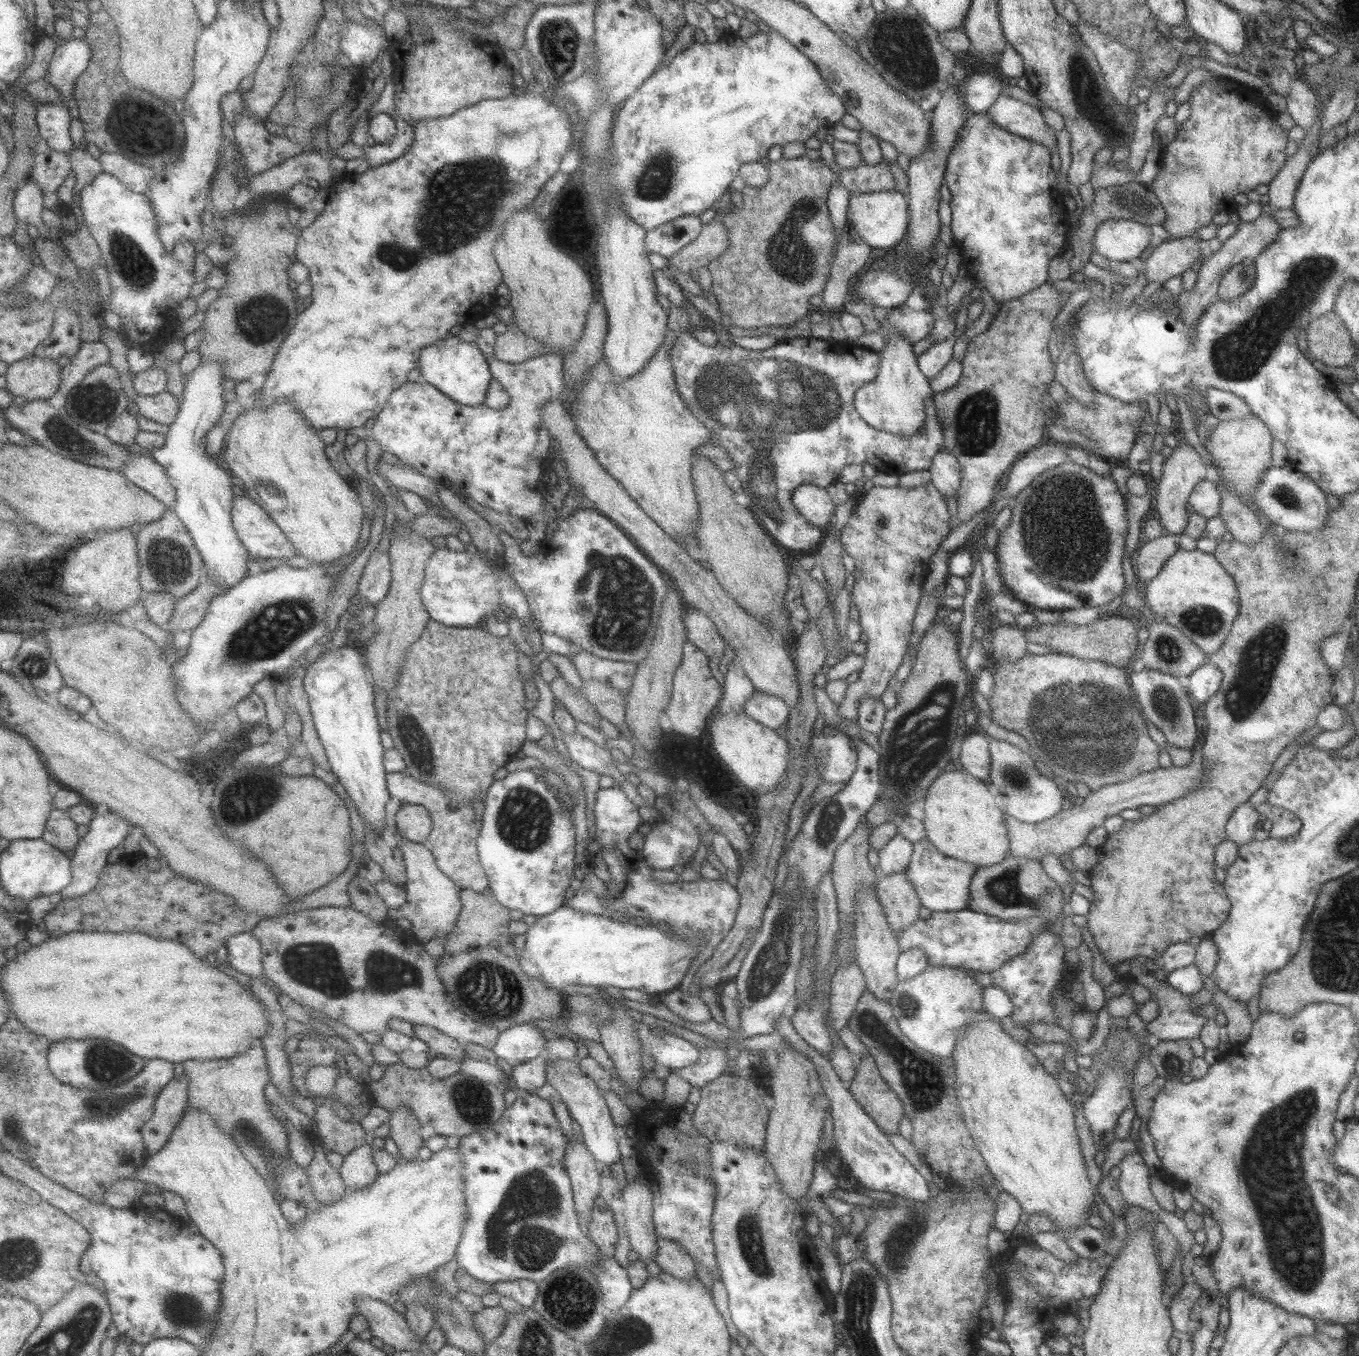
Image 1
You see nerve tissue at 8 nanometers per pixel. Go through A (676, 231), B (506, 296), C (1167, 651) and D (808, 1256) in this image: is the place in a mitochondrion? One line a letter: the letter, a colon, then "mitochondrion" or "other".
A: mitochondrion
B: other
C: mitochondrion
D: other

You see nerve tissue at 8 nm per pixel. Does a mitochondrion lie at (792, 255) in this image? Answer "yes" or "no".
yes

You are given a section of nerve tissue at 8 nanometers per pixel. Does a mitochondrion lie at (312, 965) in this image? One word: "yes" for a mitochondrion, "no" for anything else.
yes

